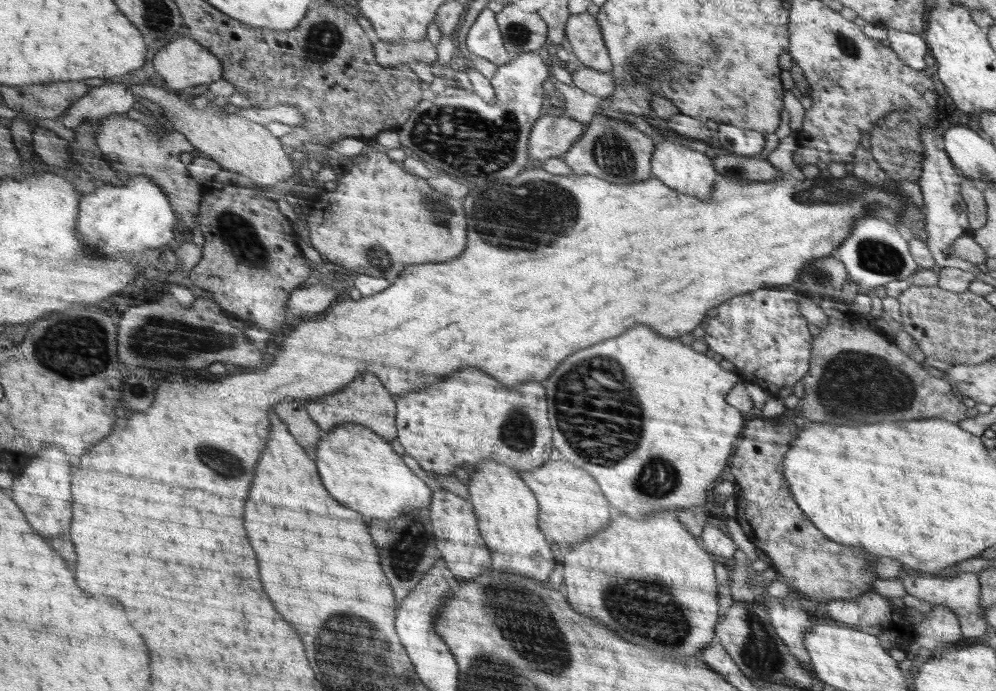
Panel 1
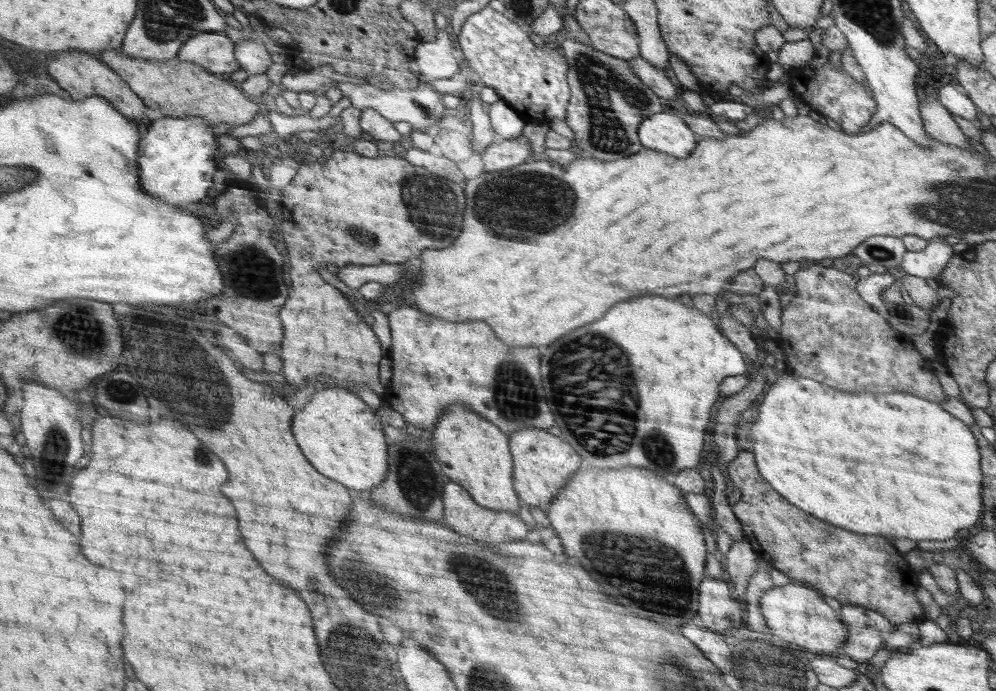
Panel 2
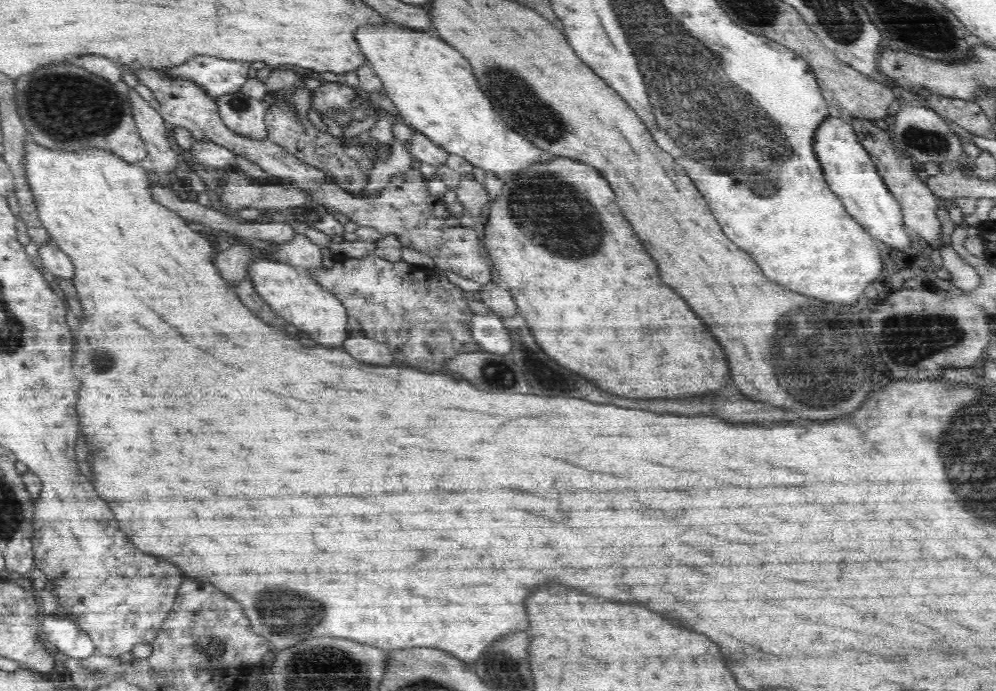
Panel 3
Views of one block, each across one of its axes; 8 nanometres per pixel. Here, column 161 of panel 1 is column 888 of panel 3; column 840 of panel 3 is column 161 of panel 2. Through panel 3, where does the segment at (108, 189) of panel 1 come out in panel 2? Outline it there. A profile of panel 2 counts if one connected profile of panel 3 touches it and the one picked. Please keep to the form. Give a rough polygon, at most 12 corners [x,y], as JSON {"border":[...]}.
{"border":[[198,115],[167,116],[141,140],[141,184],[181,208],[223,167]]}

